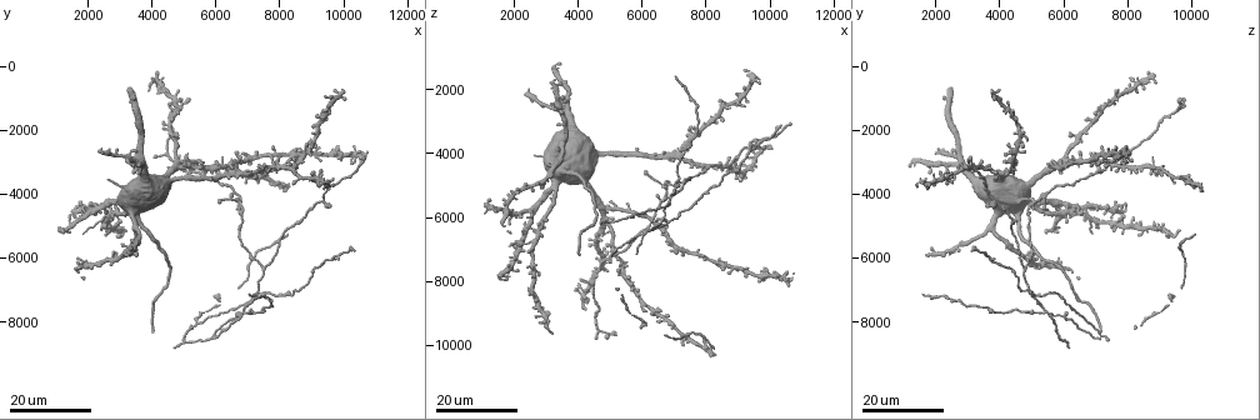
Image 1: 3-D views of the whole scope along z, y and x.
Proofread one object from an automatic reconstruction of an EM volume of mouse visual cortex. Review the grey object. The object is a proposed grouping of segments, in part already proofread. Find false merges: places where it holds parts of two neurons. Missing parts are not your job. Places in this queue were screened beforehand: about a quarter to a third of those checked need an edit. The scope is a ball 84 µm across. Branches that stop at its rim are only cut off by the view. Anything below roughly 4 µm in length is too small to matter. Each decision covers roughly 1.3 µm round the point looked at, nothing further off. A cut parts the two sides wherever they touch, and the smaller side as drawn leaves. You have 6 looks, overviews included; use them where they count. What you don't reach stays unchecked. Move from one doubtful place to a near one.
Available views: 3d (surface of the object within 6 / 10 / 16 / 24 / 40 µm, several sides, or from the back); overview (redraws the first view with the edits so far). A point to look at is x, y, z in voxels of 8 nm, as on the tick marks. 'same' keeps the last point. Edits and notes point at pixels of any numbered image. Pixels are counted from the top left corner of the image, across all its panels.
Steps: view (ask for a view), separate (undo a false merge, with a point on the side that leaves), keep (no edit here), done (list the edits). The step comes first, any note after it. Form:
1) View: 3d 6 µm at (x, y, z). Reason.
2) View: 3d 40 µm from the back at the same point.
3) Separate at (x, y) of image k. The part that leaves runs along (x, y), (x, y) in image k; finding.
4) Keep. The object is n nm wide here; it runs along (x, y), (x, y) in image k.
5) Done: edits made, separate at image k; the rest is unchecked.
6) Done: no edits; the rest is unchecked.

View: 3d 24 µm at (6700, 4300, 5100). Small branch off a trunk.

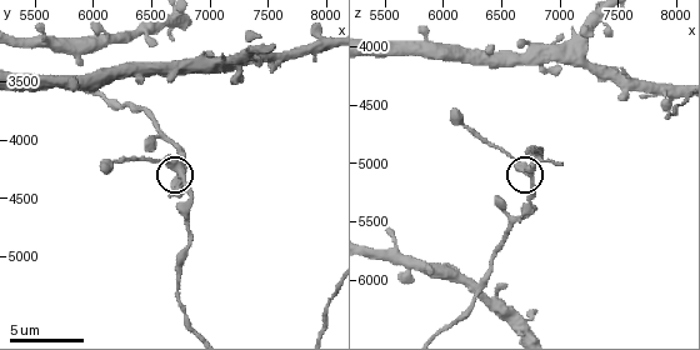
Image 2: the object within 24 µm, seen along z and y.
View: 3d 10 µm at the same point. Closer look.

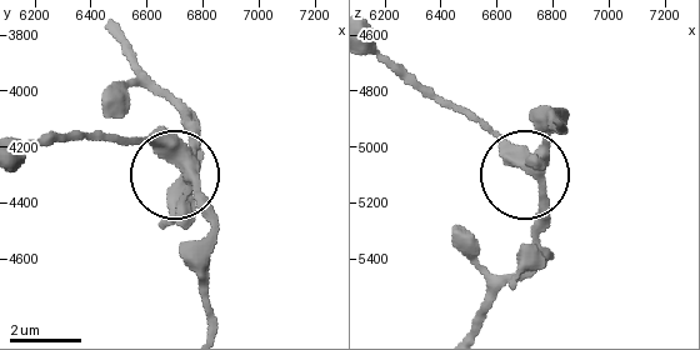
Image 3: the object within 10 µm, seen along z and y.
Keep. The object is 400 nm wide here; continuous, no second neuron.

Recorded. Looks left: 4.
View: 3d 24 µm at (5200, 3200, 7100). A fork.

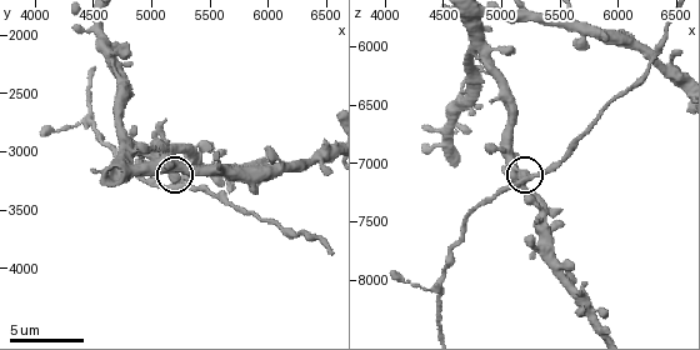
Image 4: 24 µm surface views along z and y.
View: 3d 10 µm at (5240, 3300, 7120).

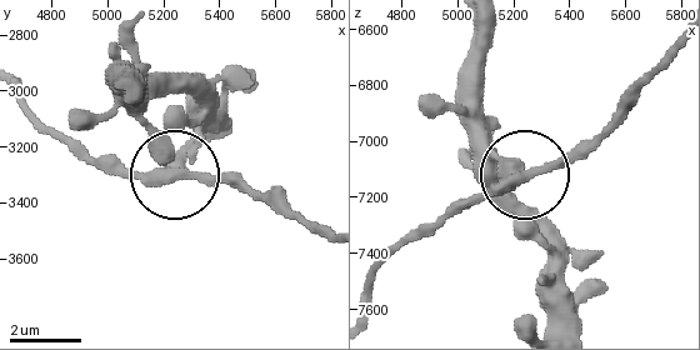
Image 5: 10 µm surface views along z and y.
Keep. It runs along (126, 94), (165, 173), (101, 169) in image 5; continuous, no second neuron.

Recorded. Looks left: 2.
View: 3d 24 µm at (2600, 4800, 6800). Small branch off a trunk.

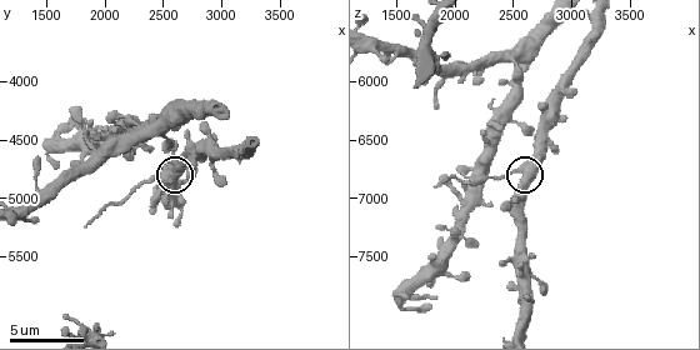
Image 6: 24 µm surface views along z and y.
View: 3d 6 µm at (2600, 4700, 6760). Closer look.

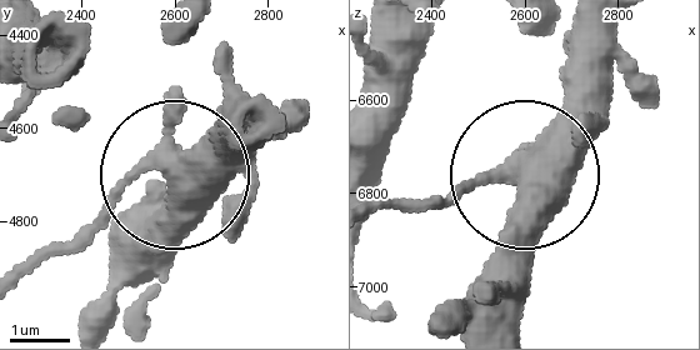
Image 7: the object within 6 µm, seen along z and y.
Separate at (111, 213) of image 7. 4 arms meet here; the part that leaves runs along (155, 154), (26, 259) in image 7; a second neuron is stuck on.

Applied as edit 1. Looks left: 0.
Done: edits made, separate at image 7; the rest is unchecked.

